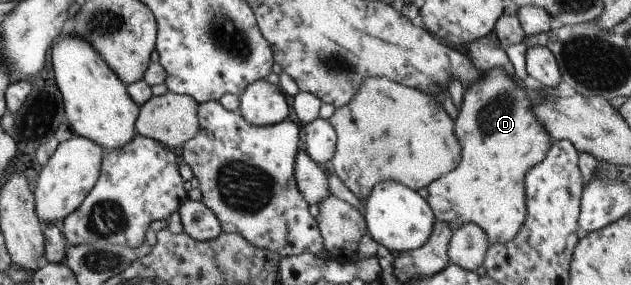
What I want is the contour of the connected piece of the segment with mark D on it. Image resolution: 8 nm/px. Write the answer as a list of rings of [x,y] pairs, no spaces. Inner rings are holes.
[[[491,68],[483,71],[483,76],[465,87],[459,114],[455,119],[455,138],[461,144],[461,162],[459,166],[441,176],[439,180],[427,186],[427,204],[431,206],[437,221],[456,224],[477,224],[491,243],[509,241],[515,238],[526,218],[525,176],[527,172],[541,164],[552,145],[549,132],[541,126],[537,116],[533,114],[533,104],[541,100],[543,91],[540,85],[521,88],[521,80],[515,74],[507,74],[503,68]]]

